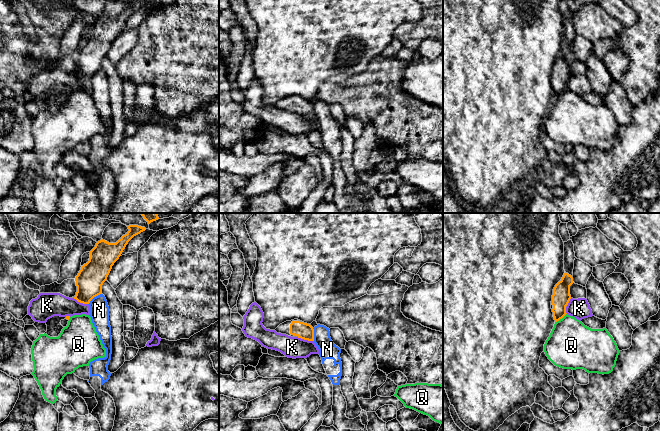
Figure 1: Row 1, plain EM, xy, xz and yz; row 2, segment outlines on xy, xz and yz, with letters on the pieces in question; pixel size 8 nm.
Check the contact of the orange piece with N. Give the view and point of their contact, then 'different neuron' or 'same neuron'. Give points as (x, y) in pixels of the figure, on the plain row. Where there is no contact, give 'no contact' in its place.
contact xy (94, 72); different neuron

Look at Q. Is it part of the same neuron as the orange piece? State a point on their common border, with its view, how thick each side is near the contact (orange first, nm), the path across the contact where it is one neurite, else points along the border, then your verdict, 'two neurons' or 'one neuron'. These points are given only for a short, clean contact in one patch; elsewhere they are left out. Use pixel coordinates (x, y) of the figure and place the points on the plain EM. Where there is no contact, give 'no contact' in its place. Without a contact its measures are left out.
yz (560, 94) | 150/380 nm | along yz (566, 89), (555, 98) | two neurons

